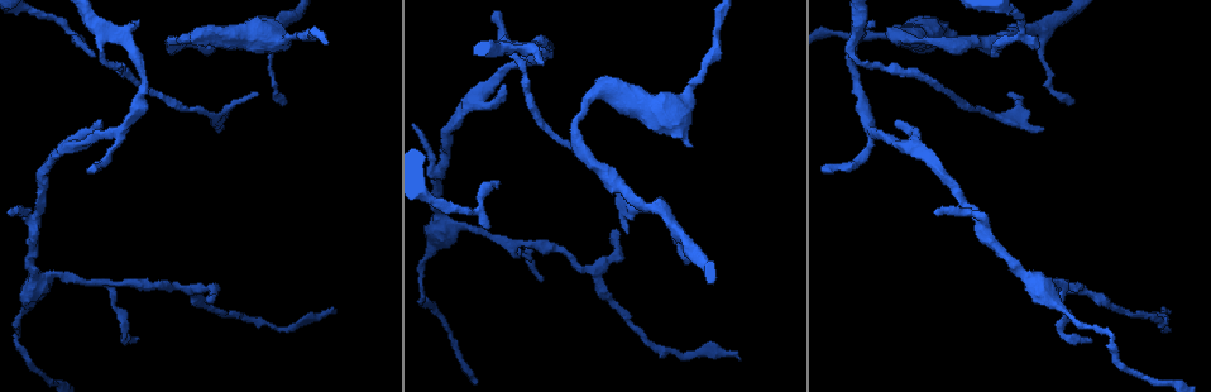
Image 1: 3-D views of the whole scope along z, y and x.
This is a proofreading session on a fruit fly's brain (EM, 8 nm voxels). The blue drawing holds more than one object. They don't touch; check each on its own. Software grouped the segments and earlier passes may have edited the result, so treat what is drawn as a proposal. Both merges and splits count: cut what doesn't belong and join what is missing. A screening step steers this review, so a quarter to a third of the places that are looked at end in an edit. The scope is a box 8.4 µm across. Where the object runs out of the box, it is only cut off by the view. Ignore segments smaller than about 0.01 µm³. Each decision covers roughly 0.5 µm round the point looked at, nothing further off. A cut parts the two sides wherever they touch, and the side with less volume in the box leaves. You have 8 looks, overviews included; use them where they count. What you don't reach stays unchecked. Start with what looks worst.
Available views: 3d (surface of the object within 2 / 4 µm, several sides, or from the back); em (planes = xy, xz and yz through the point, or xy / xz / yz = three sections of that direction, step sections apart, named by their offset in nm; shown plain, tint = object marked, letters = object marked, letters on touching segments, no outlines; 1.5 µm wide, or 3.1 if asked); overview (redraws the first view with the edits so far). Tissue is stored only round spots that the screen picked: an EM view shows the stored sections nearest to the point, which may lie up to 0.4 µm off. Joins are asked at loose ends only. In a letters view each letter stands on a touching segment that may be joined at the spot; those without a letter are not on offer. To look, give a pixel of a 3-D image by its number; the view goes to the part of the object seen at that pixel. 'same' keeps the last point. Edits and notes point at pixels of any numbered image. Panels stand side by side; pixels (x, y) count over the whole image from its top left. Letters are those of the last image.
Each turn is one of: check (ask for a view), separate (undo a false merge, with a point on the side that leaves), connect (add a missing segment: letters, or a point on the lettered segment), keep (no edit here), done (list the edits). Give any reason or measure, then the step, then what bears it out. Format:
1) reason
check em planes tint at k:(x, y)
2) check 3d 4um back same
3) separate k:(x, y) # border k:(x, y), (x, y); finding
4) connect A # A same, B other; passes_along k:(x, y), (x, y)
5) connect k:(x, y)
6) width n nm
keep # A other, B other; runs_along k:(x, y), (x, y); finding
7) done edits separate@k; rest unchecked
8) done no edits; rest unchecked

branch stops here
check em xz step 4 letters at 1:(139, 19)

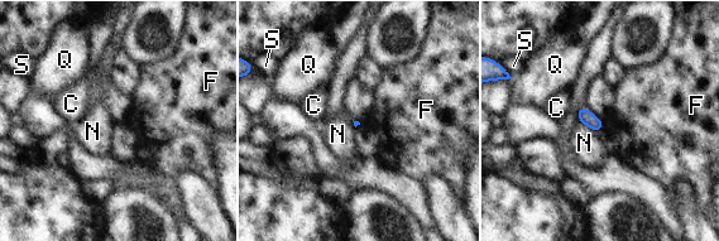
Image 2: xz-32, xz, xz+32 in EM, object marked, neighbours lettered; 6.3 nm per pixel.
check em planes letters same

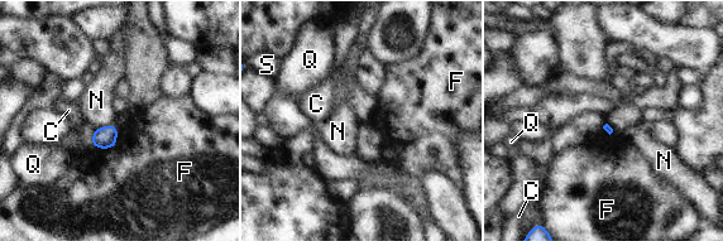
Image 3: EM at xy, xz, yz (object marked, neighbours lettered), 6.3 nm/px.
longest_contact N 110 nm
keep # C other, F other, N other, Q other, S other; border 3:(110, 124), (95, 129); none of them fits

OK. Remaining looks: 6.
free end
check 3d 2um at 1:(222, 129)

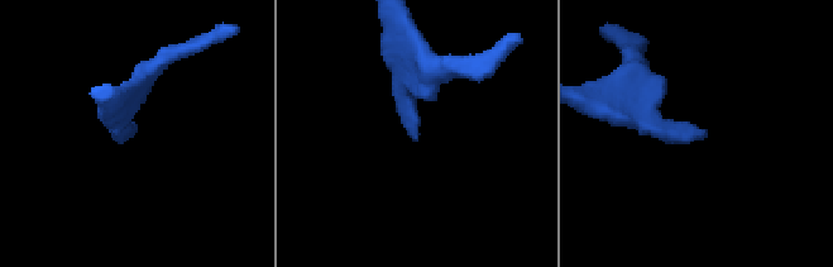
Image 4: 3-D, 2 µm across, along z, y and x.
need the tissue
check em yz step 4 plain at 4:(414, 135)

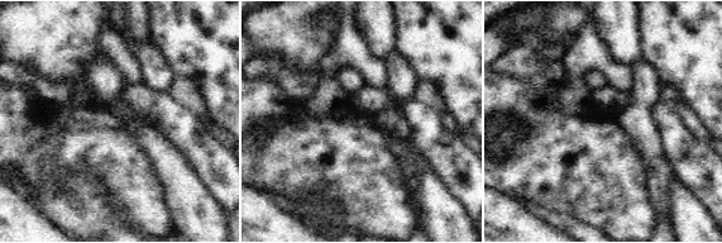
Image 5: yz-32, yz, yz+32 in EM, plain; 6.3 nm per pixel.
see the neighbours
check em yz step 4 letters same

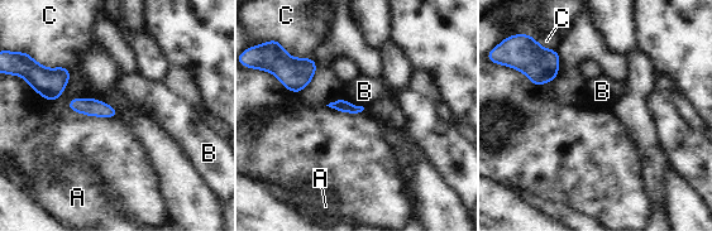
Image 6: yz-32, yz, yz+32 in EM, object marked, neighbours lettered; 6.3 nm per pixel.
keep # A other, B other, C other; border 6:(41, 63), (65, 67), (71, 75); no lettered segment goes on from it

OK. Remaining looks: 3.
branch stops here
check em xz step 8 tint at 1:(209, 300)

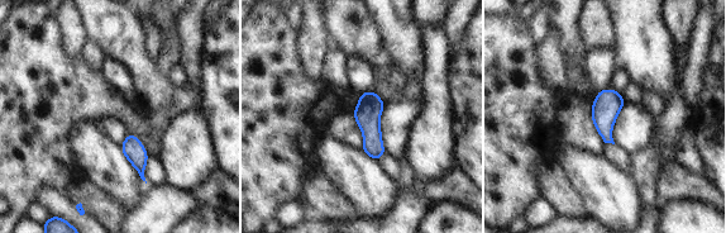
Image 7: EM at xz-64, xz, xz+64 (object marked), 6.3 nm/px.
check em planes letters same

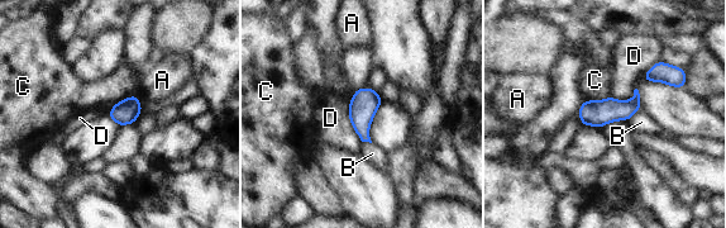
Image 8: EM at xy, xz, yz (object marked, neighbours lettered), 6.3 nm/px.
width 150 nm
keep # A other, B other, C other, D other; border 8:(348, 104), (348, 118), (362, 142); none of them fits

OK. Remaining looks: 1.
done no edits; rest unchecked

